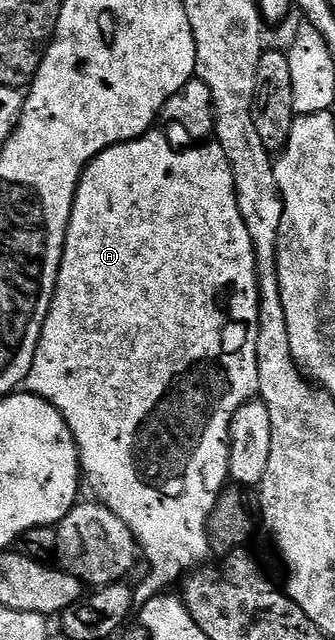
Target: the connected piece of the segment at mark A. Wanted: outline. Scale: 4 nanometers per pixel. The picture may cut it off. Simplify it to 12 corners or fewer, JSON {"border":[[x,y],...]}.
{"border":[[216,143],[85,168],[24,388],[161,595],[261,289]]}

